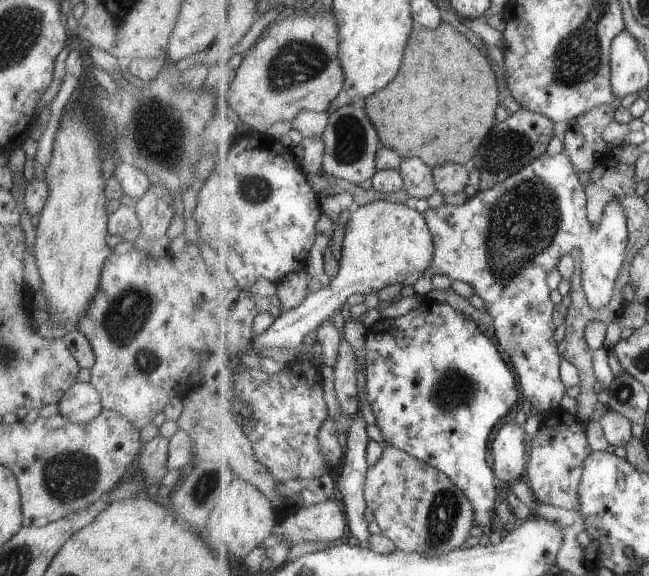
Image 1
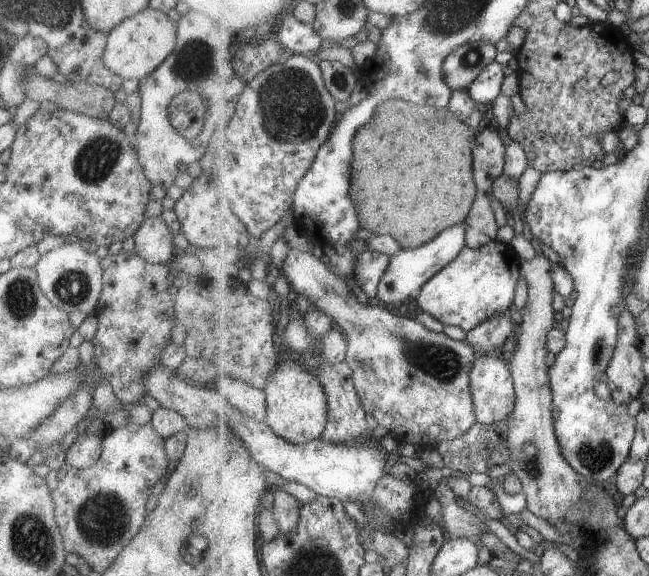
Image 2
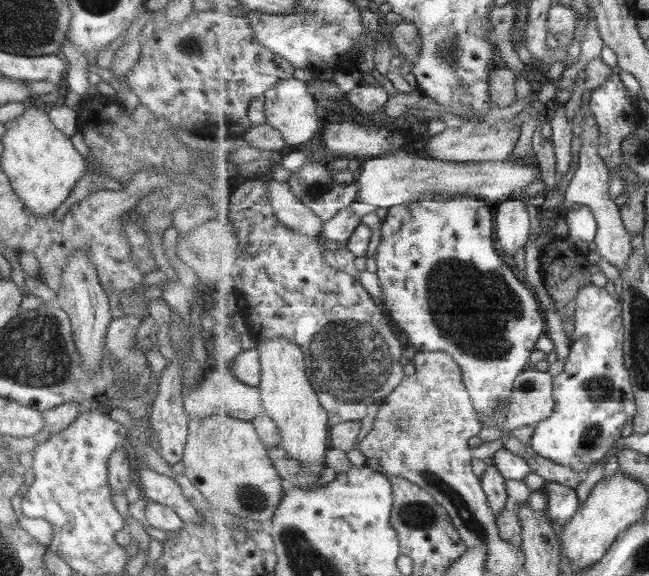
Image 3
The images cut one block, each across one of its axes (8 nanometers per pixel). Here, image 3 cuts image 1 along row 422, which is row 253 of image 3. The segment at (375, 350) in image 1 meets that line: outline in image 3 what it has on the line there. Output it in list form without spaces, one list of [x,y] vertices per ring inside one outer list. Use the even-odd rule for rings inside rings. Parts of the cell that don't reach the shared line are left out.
[[[431,195],[431,197],[427,197],[427,199],[417,203],[392,207],[388,212],[388,216],[381,221],[382,229],[379,232],[380,244],[376,249],[375,256],[378,264],[376,275],[379,278],[380,290],[384,294],[383,306],[387,308],[387,314],[389,314],[390,318],[394,320],[394,326],[401,330],[401,332],[405,332],[407,340],[417,348],[417,352],[445,351],[453,356],[464,372],[464,383],[468,386],[468,391],[472,396],[477,412],[482,415],[491,416],[498,411],[499,407],[507,408],[511,402],[515,379],[529,364],[529,356],[538,349],[539,338],[547,332],[547,326],[545,324],[545,317],[539,314],[537,297],[531,287],[513,274],[513,270],[501,260],[497,250],[493,248],[493,244],[495,244],[493,242],[495,218],[493,218],[491,208],[487,204],[483,204],[480,199],[475,199],[474,197]]]

